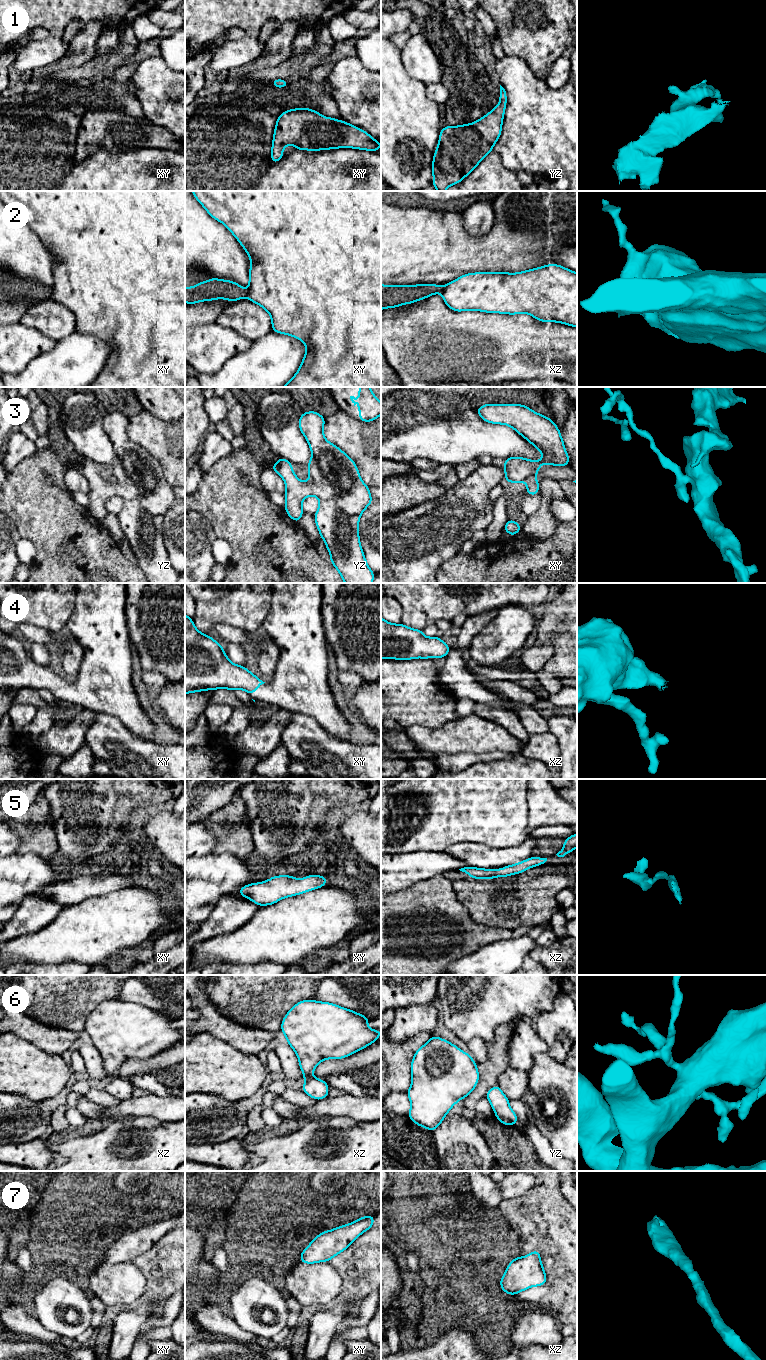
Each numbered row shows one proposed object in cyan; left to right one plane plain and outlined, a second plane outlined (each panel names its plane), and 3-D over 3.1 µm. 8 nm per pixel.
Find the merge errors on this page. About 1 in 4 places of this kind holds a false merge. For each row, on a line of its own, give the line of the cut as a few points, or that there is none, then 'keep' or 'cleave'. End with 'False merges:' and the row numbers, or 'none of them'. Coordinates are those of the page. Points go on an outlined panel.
1: no cut; keep
2: cut in xz along (441, 287), (439, 291); cleave
3: no cut; keep
4: no cut; keep
5: no cut; keep
6: no cut; keep
7: no cut; keep
False merges: 2

